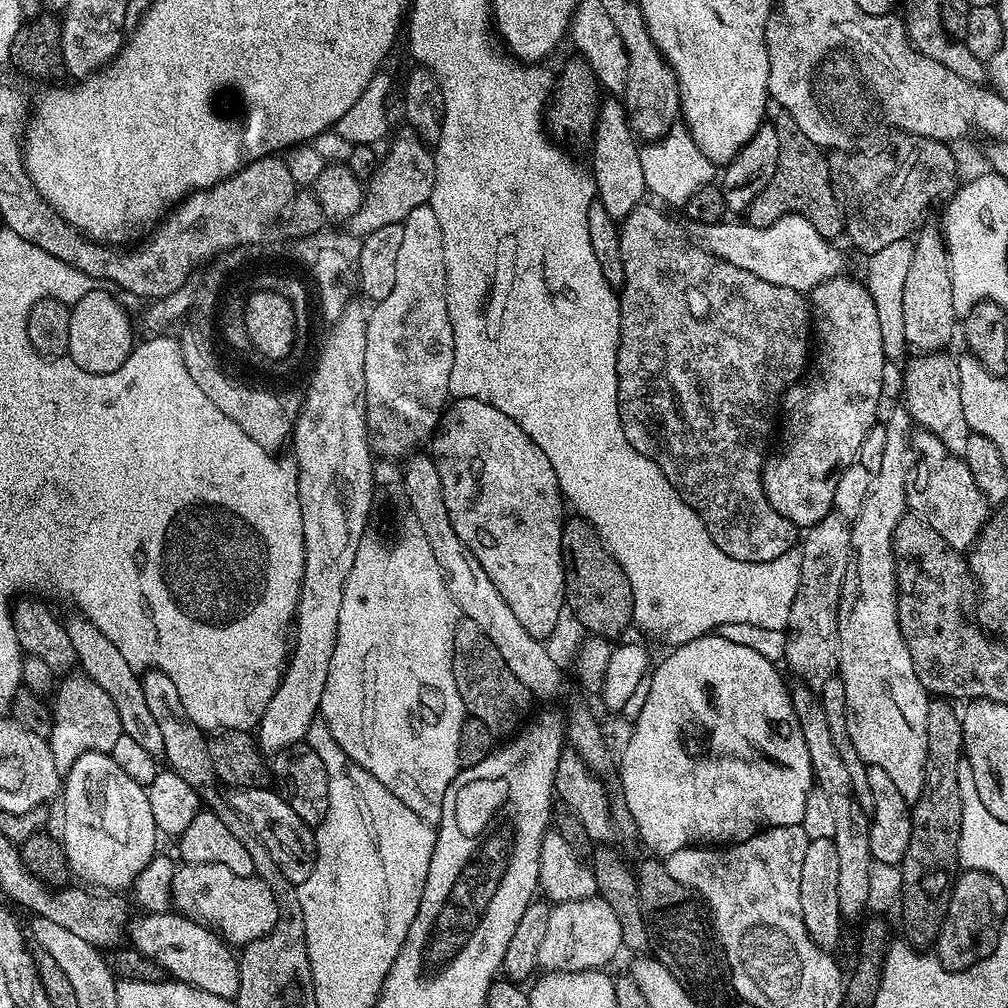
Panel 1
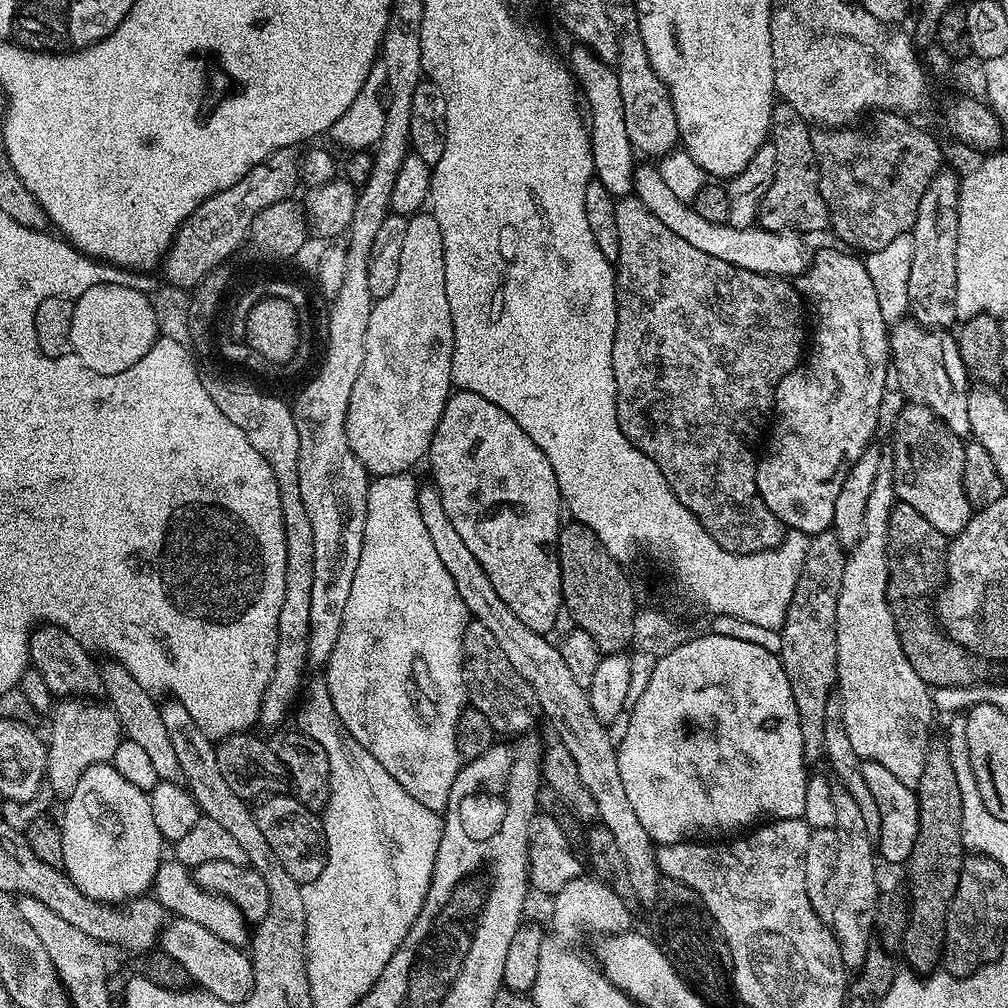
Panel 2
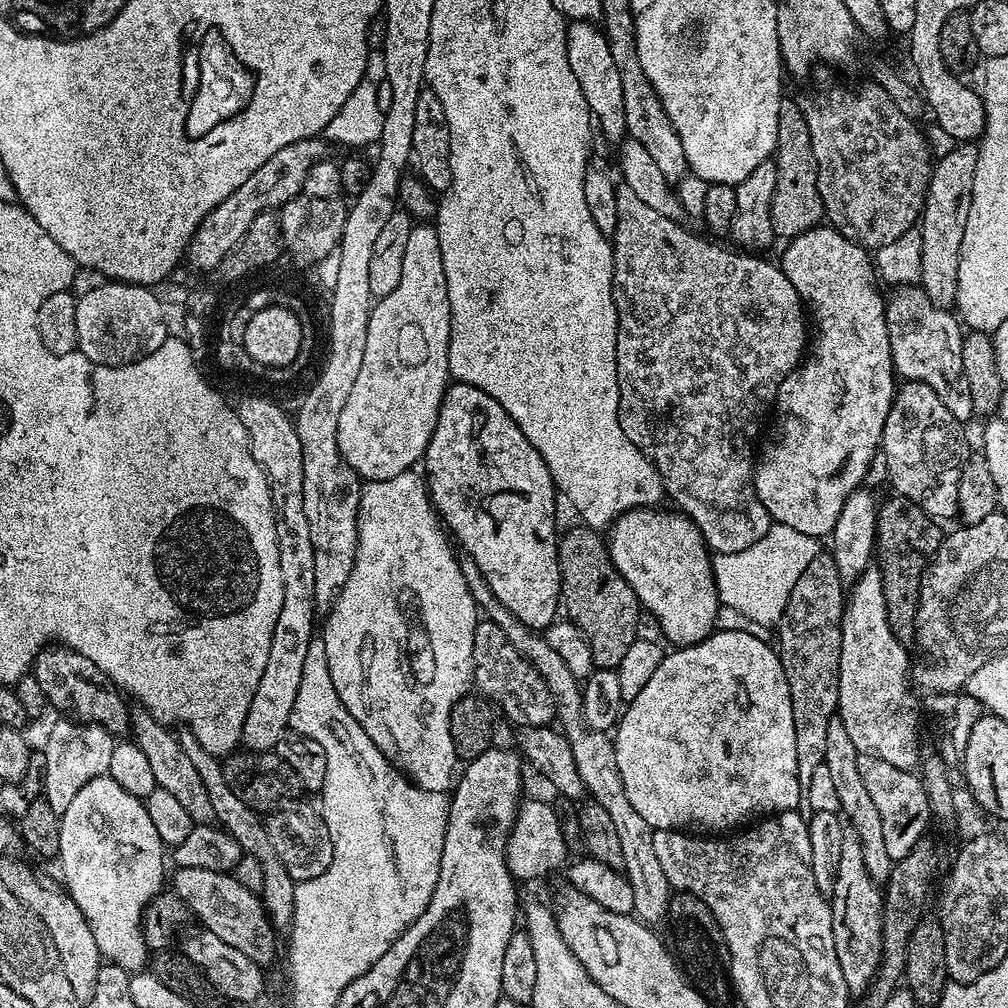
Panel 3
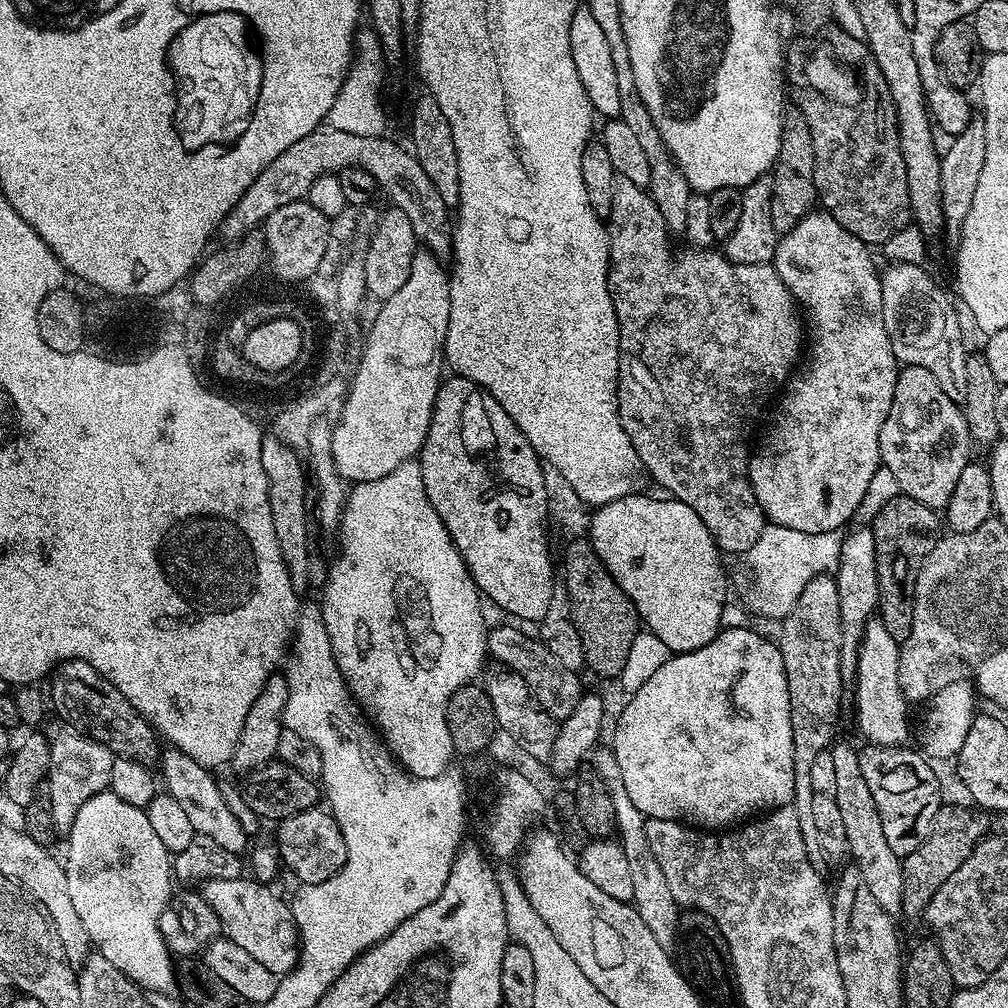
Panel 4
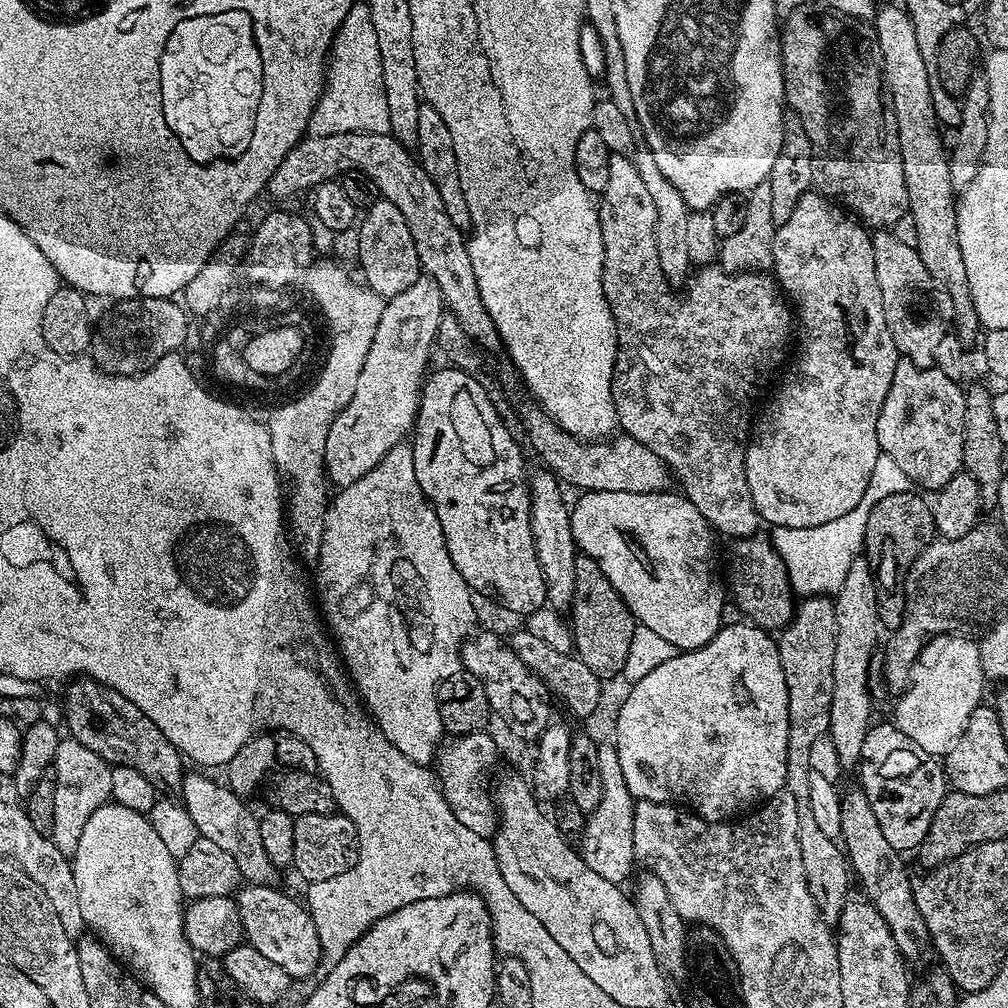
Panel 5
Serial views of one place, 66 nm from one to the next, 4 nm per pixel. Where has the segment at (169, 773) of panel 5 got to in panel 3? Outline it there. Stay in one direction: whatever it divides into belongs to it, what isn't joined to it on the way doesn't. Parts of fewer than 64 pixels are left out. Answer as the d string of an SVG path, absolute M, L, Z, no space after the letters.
M63 646L44 648L36 655L36 662L30 672L38 678L49 705L53 709L57 708L65 717L75 717L77 721L102 726L113 738L123 737L120 735L129 731L130 704L125 693L116 687L109 676L102 674L98 666L94 666L90 658L82 658L78 650Z

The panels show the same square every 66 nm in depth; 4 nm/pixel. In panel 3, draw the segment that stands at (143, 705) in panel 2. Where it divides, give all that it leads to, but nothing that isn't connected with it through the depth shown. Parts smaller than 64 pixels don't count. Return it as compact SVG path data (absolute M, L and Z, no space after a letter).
M139 706L129 711L129 729L131 735L135 735L133 736L135 743L149 759L157 787L169 790L170 794L186 808L193 823L209 823L213 817L213 807L210 806L206 786L203 785L202 778L199 778L186 752L182 750L177 735L167 725L158 722L149 711Z

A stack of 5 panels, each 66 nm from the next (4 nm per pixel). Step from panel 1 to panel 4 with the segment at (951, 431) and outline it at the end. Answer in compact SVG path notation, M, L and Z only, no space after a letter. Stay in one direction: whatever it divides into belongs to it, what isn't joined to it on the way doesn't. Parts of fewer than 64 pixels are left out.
M919 264L887 265L888 269L880 272L880 289L882 290L882 322L886 326L886 334L890 338L890 346L894 350L897 361L904 366L920 366L922 370L930 370L934 378L938 378L938 386L950 394L957 402L963 401L966 394L966 362L969 353L964 352L964 332L960 329L960 316L956 313L957 305L936 285L936 280L927 272L927 267Z

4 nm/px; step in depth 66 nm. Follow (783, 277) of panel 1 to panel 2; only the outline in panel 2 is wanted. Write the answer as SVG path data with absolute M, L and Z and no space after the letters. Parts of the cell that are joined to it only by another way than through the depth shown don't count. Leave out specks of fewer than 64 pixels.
M637 163L633 170L632 192L636 199L658 218L678 238L690 242L690 246L695 246L698 250L705 251L706 254L714 254L714 258L722 258L724 262L730 262L732 266L738 266L744 270L757 272L763 276L783 276L785 278L799 277L800 273L808 267L810 263L810 251L804 245L805 237L791 230L787 232L767 232L765 228L753 226L751 228L735 228L729 224L715 224L706 222L706 218L698 215L698 210L694 210L691 203L682 198L678 198L666 186L666 182L660 174L660 169L655 163Z

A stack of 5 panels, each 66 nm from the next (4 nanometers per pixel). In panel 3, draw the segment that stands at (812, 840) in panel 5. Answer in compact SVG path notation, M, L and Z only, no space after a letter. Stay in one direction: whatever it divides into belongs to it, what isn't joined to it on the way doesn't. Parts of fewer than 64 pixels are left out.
M821 554L804 568L802 578L794 582L786 610L778 625L780 644L778 651L780 661L790 686L790 698L794 710L794 746L798 746L798 782L801 789L807 790L814 766L823 764L826 754L826 726L830 718L837 715L840 702L840 643L842 642L842 618L846 603L846 584L840 579L838 566L831 554Z

